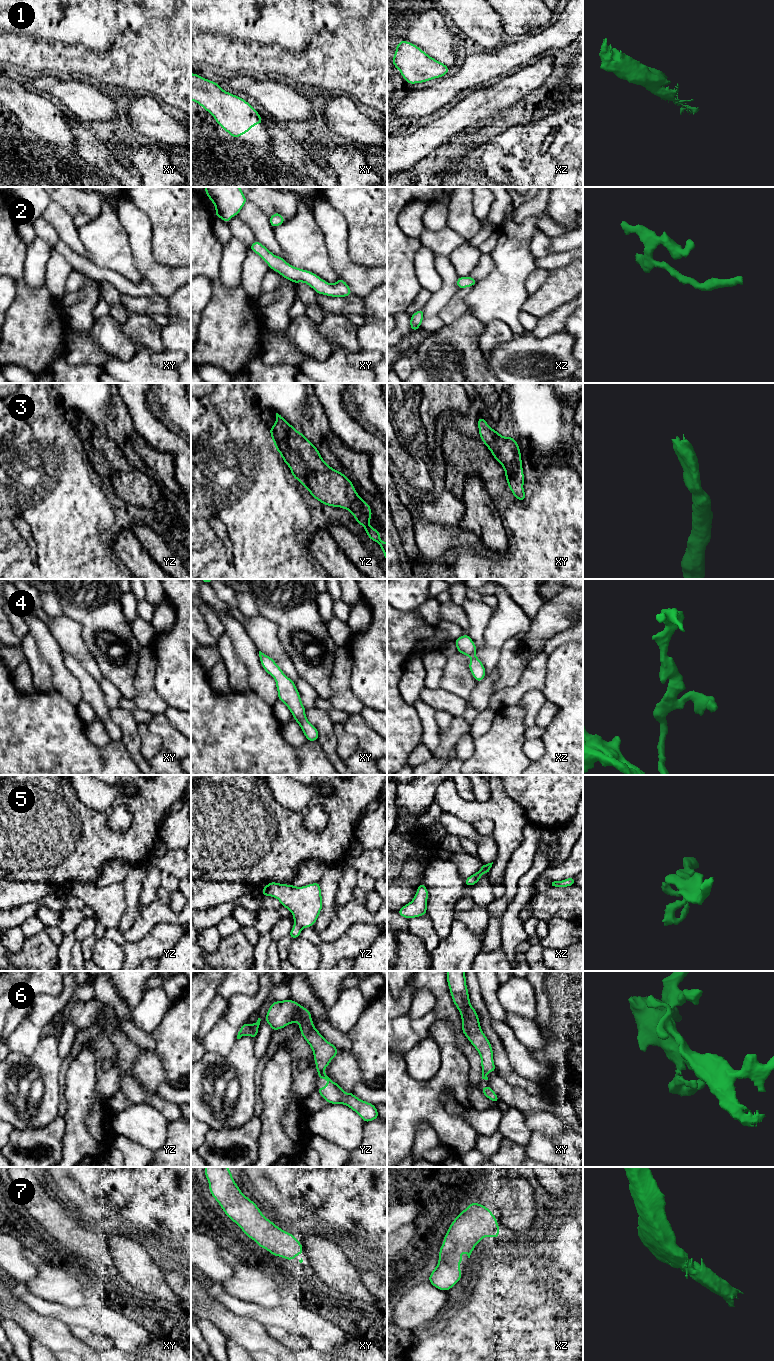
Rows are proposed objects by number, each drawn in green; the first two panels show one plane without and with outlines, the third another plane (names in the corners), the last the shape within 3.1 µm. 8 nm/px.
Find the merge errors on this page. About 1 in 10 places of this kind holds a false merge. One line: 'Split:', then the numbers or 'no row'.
Split: no row

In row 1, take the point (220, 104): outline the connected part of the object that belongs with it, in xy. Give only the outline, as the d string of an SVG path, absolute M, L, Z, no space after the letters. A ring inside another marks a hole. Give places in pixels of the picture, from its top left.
M191 73L191 100L202 106L237 139L253 126L263 124L259 113L245 99L224 91L218 83L195 73Z

